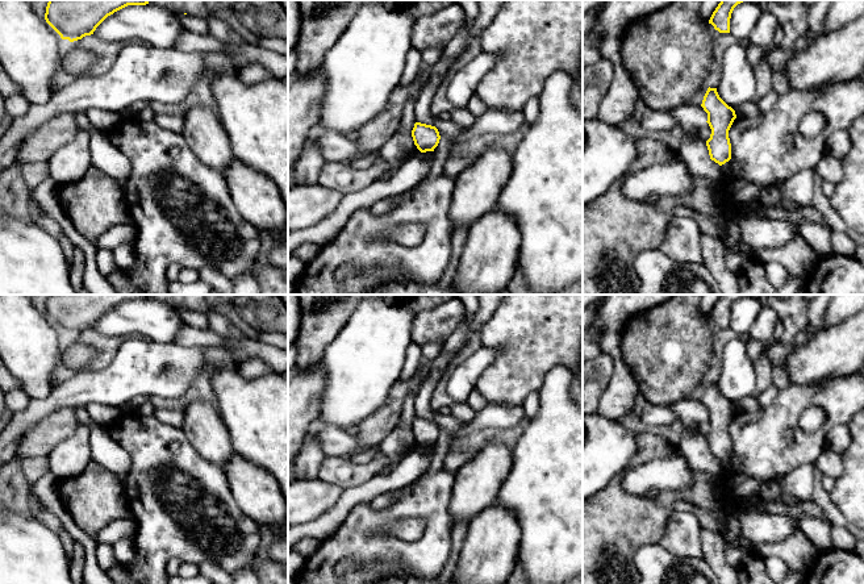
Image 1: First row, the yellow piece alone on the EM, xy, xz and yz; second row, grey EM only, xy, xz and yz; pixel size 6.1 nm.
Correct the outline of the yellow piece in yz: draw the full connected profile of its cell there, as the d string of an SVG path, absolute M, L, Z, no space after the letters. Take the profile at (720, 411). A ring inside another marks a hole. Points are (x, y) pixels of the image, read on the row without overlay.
M708 383L701 401L708 408L708 418L711 424L706 435L710 454L719 460L731 454L731 438L729 425L736 413L735 405L718 389L717 383Z

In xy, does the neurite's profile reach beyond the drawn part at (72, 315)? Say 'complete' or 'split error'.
complete

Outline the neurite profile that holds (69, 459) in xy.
M79 424L74 434L49 454L50 471L58 479L80 475L89 460L89 426Z

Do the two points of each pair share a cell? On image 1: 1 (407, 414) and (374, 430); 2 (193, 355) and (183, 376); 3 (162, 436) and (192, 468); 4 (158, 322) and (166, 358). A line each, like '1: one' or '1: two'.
1: two
2: one
3: one
4: two

